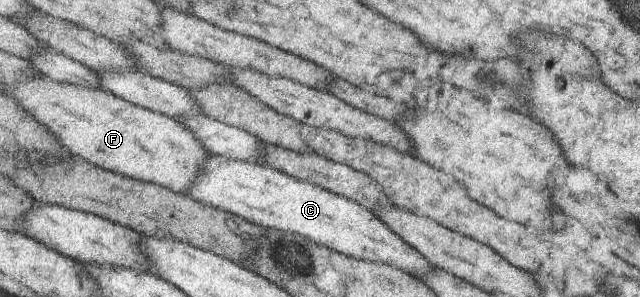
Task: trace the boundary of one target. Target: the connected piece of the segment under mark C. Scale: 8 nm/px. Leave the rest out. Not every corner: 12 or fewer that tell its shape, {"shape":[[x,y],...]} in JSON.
{"shape":[[213,155],[186,195],[329,251],[435,268],[375,211]]}

